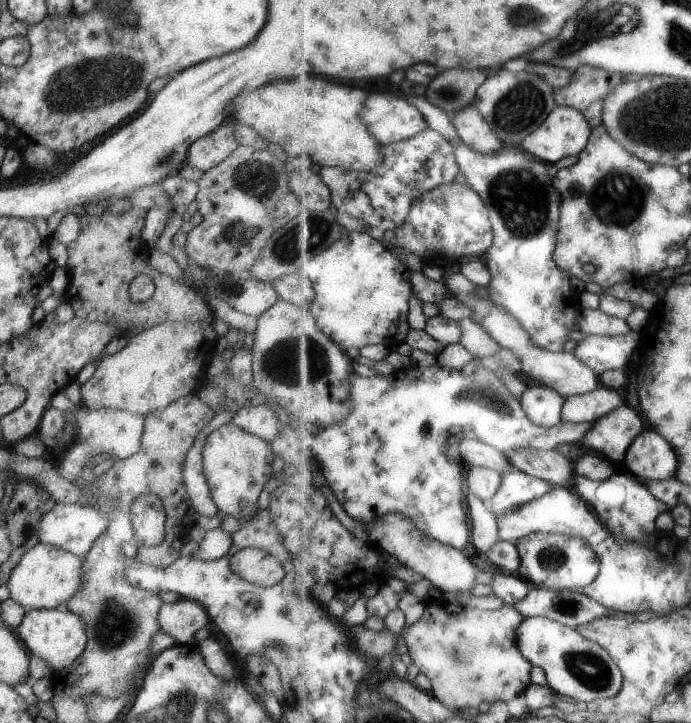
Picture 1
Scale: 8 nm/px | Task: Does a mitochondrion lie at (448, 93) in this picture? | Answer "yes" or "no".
yes

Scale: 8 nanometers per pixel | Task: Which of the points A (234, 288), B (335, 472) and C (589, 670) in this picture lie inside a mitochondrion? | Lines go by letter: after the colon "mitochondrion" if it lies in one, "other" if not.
A: mitochondrion
B: other
C: mitochondrion

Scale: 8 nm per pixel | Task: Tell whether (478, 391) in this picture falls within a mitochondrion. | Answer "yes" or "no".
yes

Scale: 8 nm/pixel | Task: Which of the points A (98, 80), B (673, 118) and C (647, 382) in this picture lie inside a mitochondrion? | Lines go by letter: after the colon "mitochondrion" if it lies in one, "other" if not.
A: mitochondrion
B: mitochondrion
C: other

